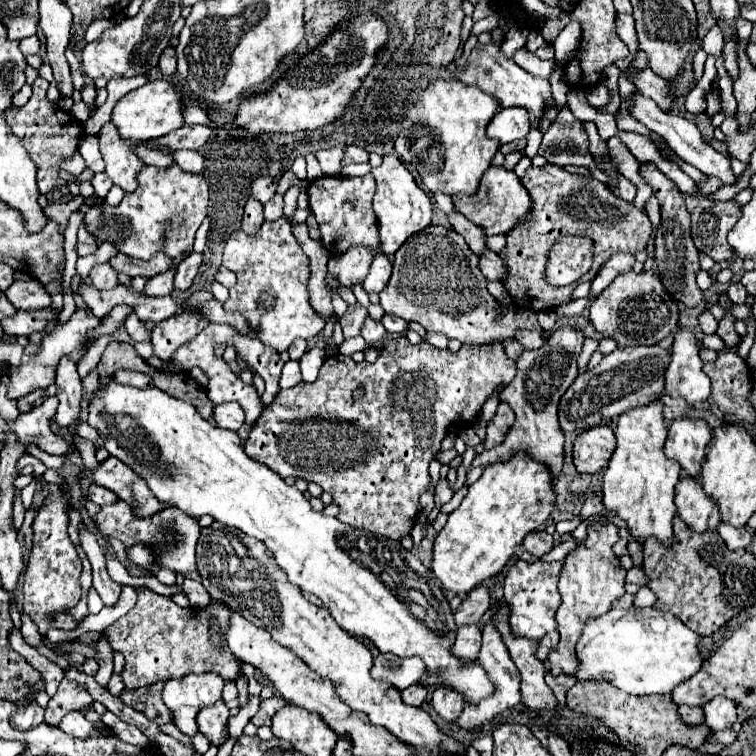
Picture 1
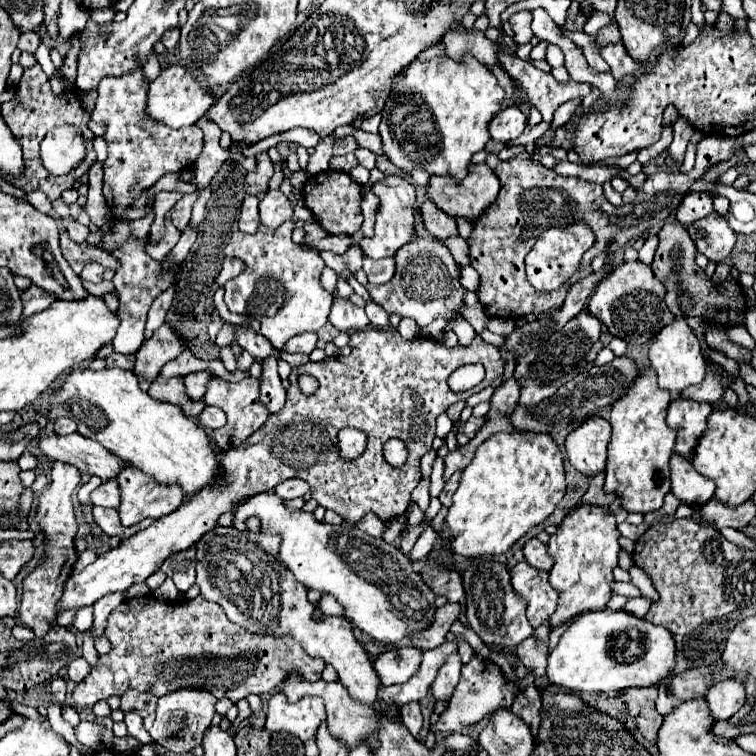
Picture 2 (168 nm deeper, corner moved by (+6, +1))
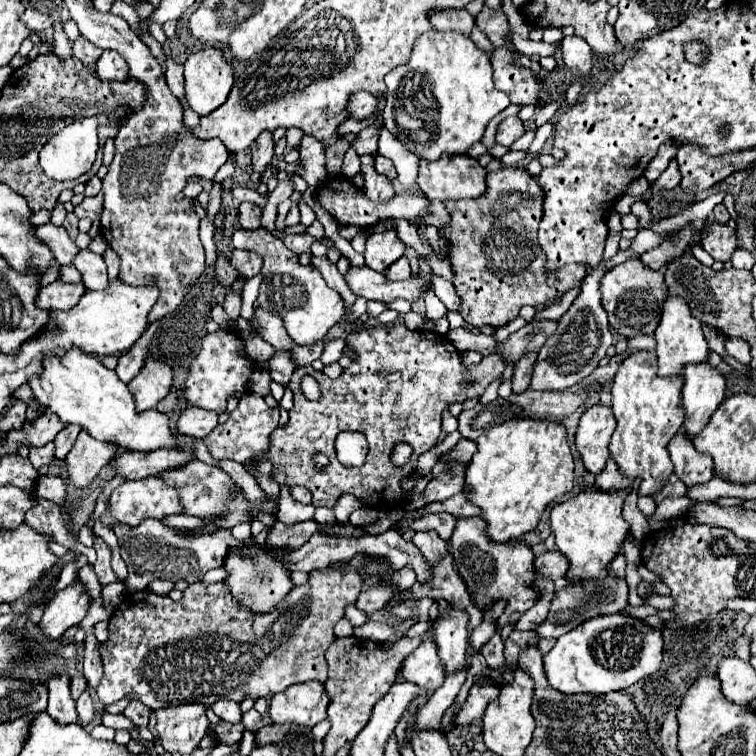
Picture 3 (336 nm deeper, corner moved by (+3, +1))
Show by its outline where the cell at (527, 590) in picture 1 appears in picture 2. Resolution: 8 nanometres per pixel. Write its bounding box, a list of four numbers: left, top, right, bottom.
[509,562,557,628]

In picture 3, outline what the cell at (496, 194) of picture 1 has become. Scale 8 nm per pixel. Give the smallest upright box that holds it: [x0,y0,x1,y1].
[418,154,486,200]

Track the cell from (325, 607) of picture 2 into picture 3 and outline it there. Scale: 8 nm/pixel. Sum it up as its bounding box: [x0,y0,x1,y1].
[346,604,366,626]

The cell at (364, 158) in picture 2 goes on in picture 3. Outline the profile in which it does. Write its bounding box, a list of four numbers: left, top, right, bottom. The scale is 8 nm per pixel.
[376,156,396,180]

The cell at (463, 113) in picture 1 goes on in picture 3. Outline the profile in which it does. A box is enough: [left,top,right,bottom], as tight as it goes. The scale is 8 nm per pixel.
[384,30,510,160]

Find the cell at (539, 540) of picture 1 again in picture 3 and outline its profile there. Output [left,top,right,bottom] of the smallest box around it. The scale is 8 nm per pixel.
[534,550,570,580]

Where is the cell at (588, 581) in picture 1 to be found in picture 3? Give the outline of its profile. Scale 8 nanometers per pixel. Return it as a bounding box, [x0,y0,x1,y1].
[550,486,628,580]

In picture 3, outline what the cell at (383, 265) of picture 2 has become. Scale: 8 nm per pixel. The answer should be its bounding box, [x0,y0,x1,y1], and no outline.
[386,256,412,280]

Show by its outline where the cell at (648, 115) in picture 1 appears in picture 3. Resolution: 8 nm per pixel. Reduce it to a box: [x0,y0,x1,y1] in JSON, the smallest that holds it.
[562,38,592,80]

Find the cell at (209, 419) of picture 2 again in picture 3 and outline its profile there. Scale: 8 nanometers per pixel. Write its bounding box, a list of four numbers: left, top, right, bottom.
[176,406,218,438]

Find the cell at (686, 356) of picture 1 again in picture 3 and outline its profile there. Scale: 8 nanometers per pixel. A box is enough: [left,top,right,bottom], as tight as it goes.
[656,296,708,376]

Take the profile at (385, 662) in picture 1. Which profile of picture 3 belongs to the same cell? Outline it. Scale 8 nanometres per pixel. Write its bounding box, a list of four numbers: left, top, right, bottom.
[402,638,446,690]

